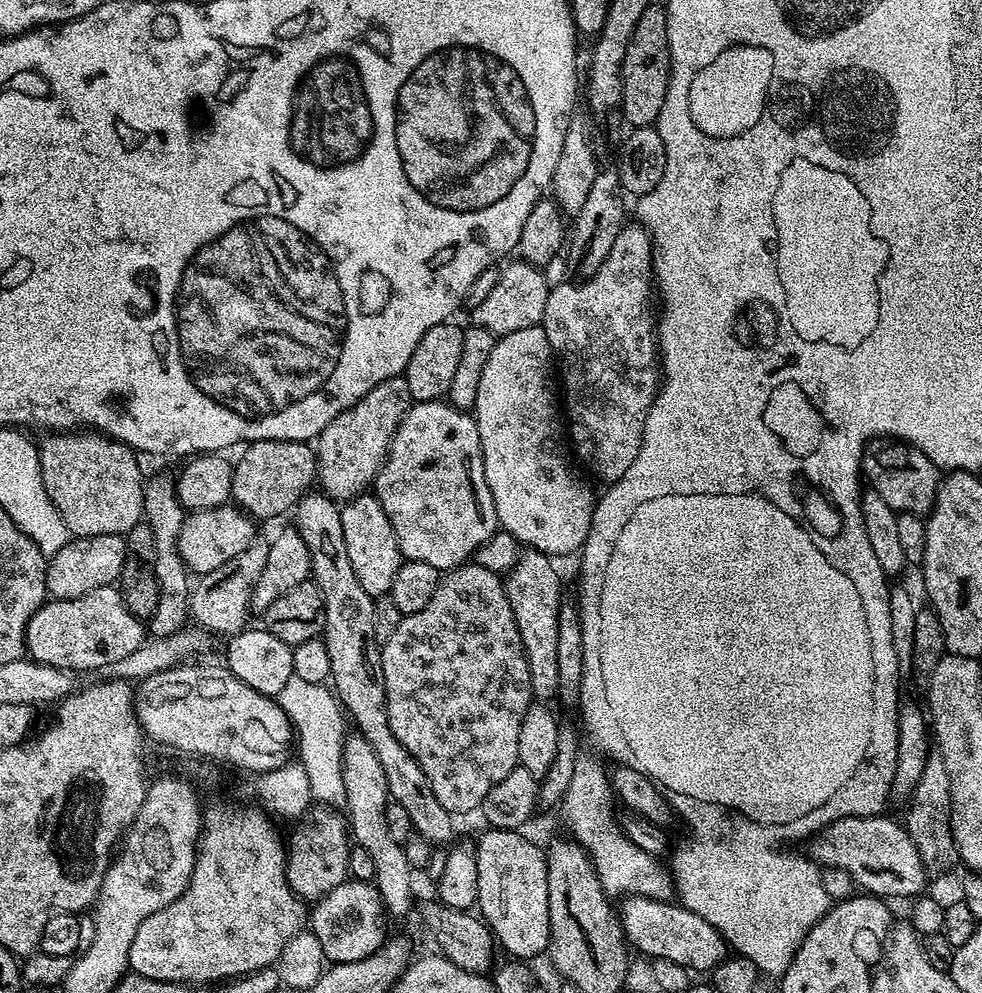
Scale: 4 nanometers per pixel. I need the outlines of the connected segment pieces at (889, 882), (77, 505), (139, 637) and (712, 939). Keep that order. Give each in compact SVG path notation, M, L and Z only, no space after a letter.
M888 814L835 820L811 837L806 847L807 855L817 865L846 870L857 886L873 896L915 898L925 891L924 883L930 880L922 866L922 858L918 858L918 846L914 846L903 823L899 819L891 820Z
M95 430L73 440L48 440L38 447L46 494L73 537L124 536L141 523L146 480L140 477L140 464L133 449Z
M109 586L90 590L90 594L82 594L82 598L49 599L30 618L24 642L27 655L40 664L67 668L77 674L95 673L110 662L119 662L134 654L134 650L146 642L146 624L130 614L121 589Z
M630 896L619 905L620 925L624 928L625 941L633 949L652 960L665 959L684 967L689 973L711 973L729 955L730 947L722 934L710 922L698 918L679 902L651 900L645 896Z

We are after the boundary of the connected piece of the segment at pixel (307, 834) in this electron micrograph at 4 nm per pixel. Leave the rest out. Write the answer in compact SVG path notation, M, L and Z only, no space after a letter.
M312 806L295 821L296 829L286 840L284 869L292 893L305 902L317 902L330 894L335 887L349 879L348 853L350 851L350 829L343 811L332 806Z

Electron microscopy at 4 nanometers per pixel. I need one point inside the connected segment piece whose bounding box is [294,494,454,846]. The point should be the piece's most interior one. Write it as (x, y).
(349, 634)

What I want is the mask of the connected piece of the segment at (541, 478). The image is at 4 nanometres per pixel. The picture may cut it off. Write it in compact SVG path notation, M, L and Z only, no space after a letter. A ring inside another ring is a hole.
M537 326L526 330L514 330L514 334L506 334L497 339L494 350L490 350L486 370L482 370L482 382L478 382L478 398L476 399L474 415L478 426L478 438L482 442L482 458L484 459L486 482L490 486L490 494L494 498L499 527L511 534L521 545L527 546L533 552L543 552L549 558L568 556L571 552L579 553L590 534L590 522L596 509L597 497L592 496L591 490L576 477L571 462L563 456L564 444L566 448L566 428L562 423L562 408L558 403L558 384L554 379L554 353L543 327Z

